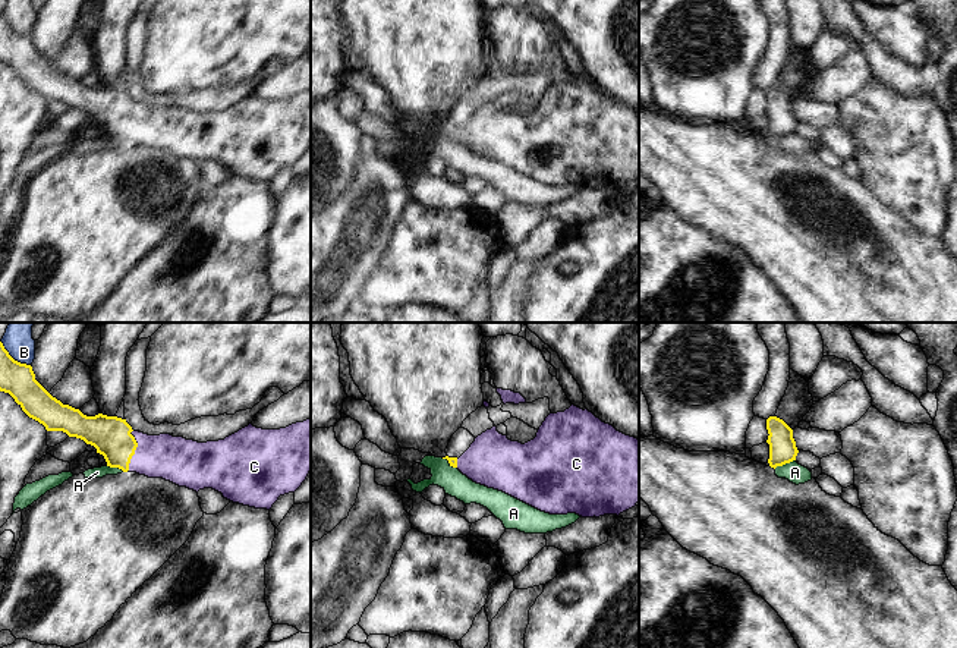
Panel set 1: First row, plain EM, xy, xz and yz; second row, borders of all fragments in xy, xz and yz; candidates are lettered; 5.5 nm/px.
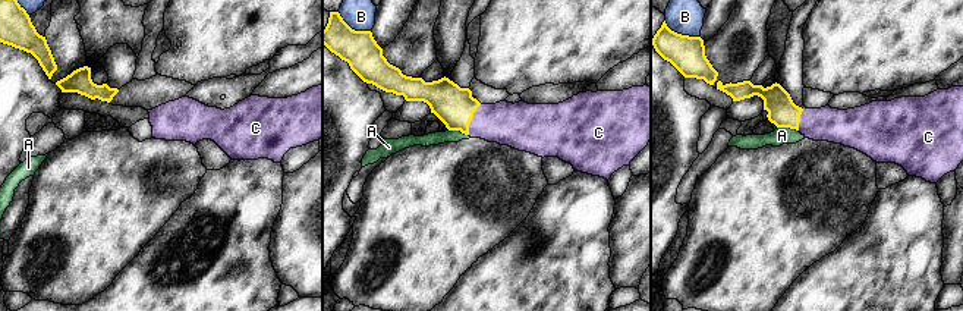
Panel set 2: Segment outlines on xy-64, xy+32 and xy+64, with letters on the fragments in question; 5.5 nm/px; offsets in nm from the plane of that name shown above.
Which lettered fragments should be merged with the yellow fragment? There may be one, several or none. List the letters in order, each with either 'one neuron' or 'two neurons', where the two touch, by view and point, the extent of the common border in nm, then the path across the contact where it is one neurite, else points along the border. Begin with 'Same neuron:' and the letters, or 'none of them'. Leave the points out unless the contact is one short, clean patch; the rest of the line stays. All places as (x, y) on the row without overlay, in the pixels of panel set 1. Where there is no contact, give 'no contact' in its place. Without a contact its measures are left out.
Same neuron: C
A: two neurons | yz (784, 135) | 130 nm | along yz (795, 131), (774, 140)
B: two neurons | xy (12, 30) | 220 nm | along xy (0, 13), (15, 31), (30, 37)
C: one neuron | xy (135, 120) | 220 nm | across xy (110, 107), (122, 119), (135, 120), (145, 126), (176, 131)

